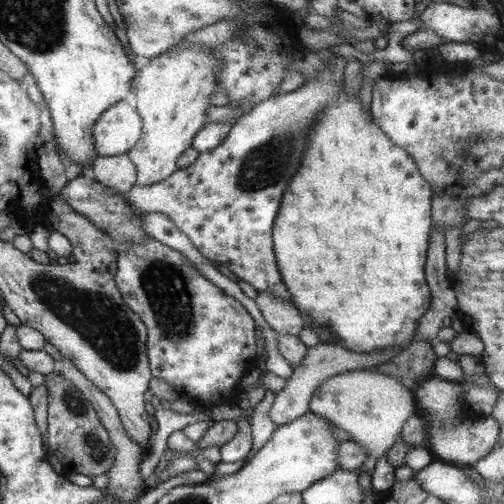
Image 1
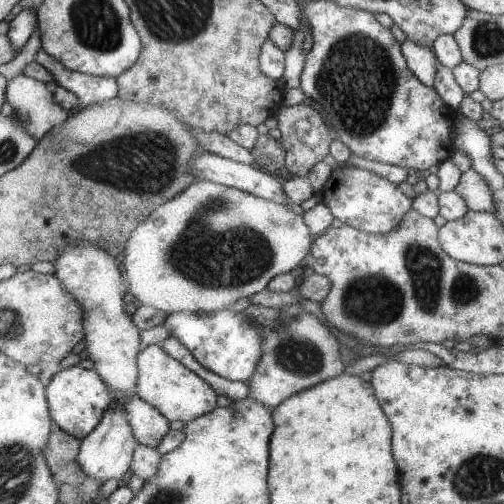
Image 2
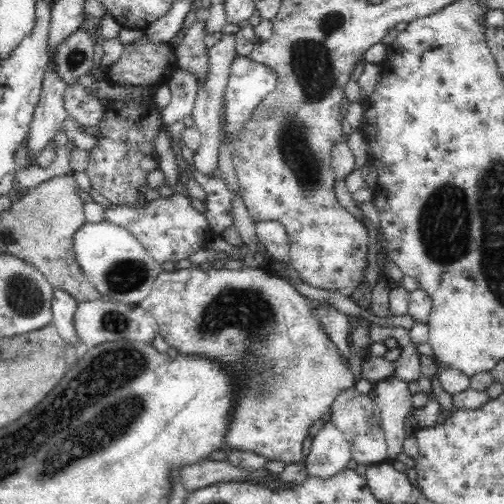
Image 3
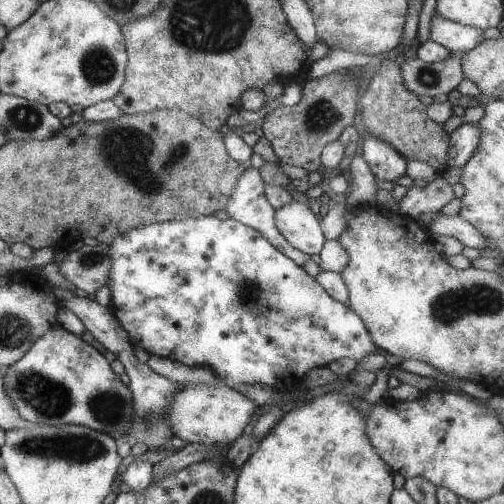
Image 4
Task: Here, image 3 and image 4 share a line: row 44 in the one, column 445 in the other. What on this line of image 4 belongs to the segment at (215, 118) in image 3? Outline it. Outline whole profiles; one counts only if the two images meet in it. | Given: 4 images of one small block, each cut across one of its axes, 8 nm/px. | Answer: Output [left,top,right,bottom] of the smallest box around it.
[423,212,489,250]

